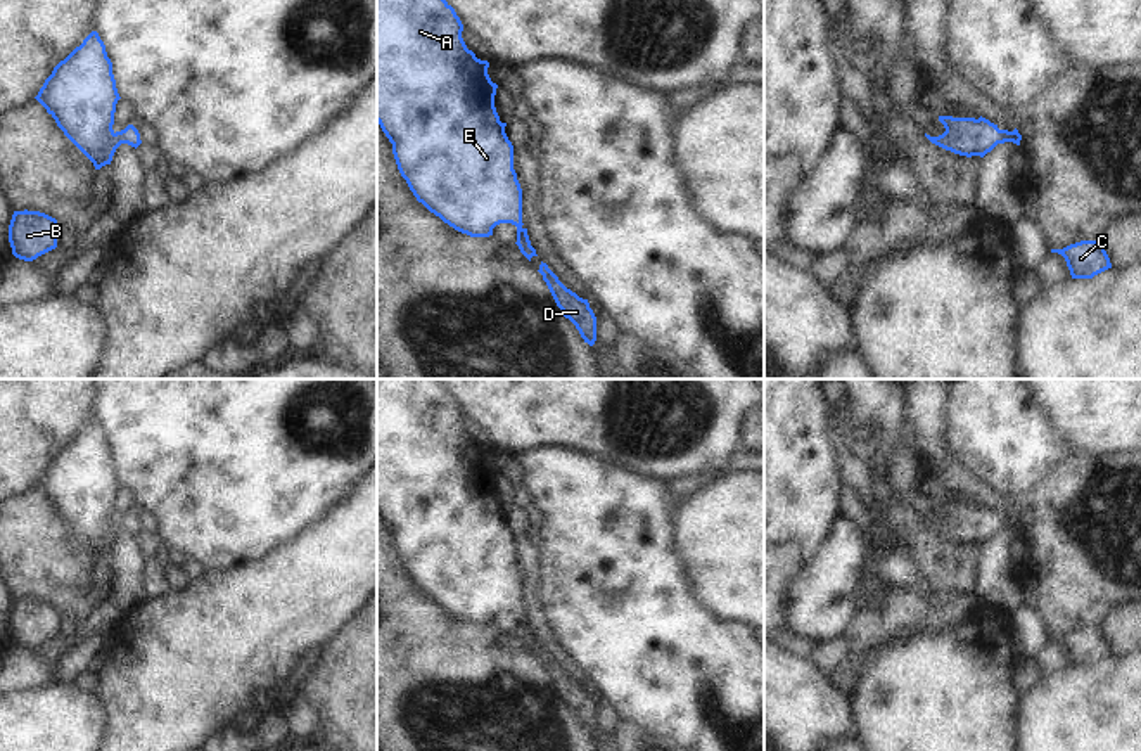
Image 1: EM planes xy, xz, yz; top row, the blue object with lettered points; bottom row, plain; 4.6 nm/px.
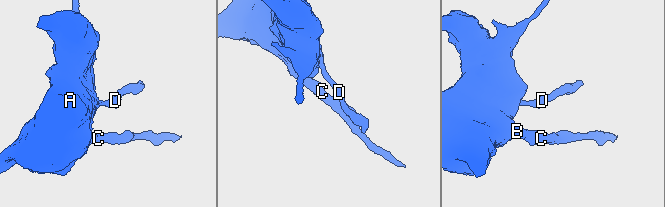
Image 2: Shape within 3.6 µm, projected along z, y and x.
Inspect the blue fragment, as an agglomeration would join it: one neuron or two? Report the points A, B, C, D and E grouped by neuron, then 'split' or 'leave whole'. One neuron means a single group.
A B C D E; leave whole

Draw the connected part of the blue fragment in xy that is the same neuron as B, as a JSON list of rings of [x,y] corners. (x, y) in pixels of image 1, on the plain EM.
[[[14,599],[9,613],[9,630],[12,642],[24,649],[57,635],[61,611],[40,599]]]

